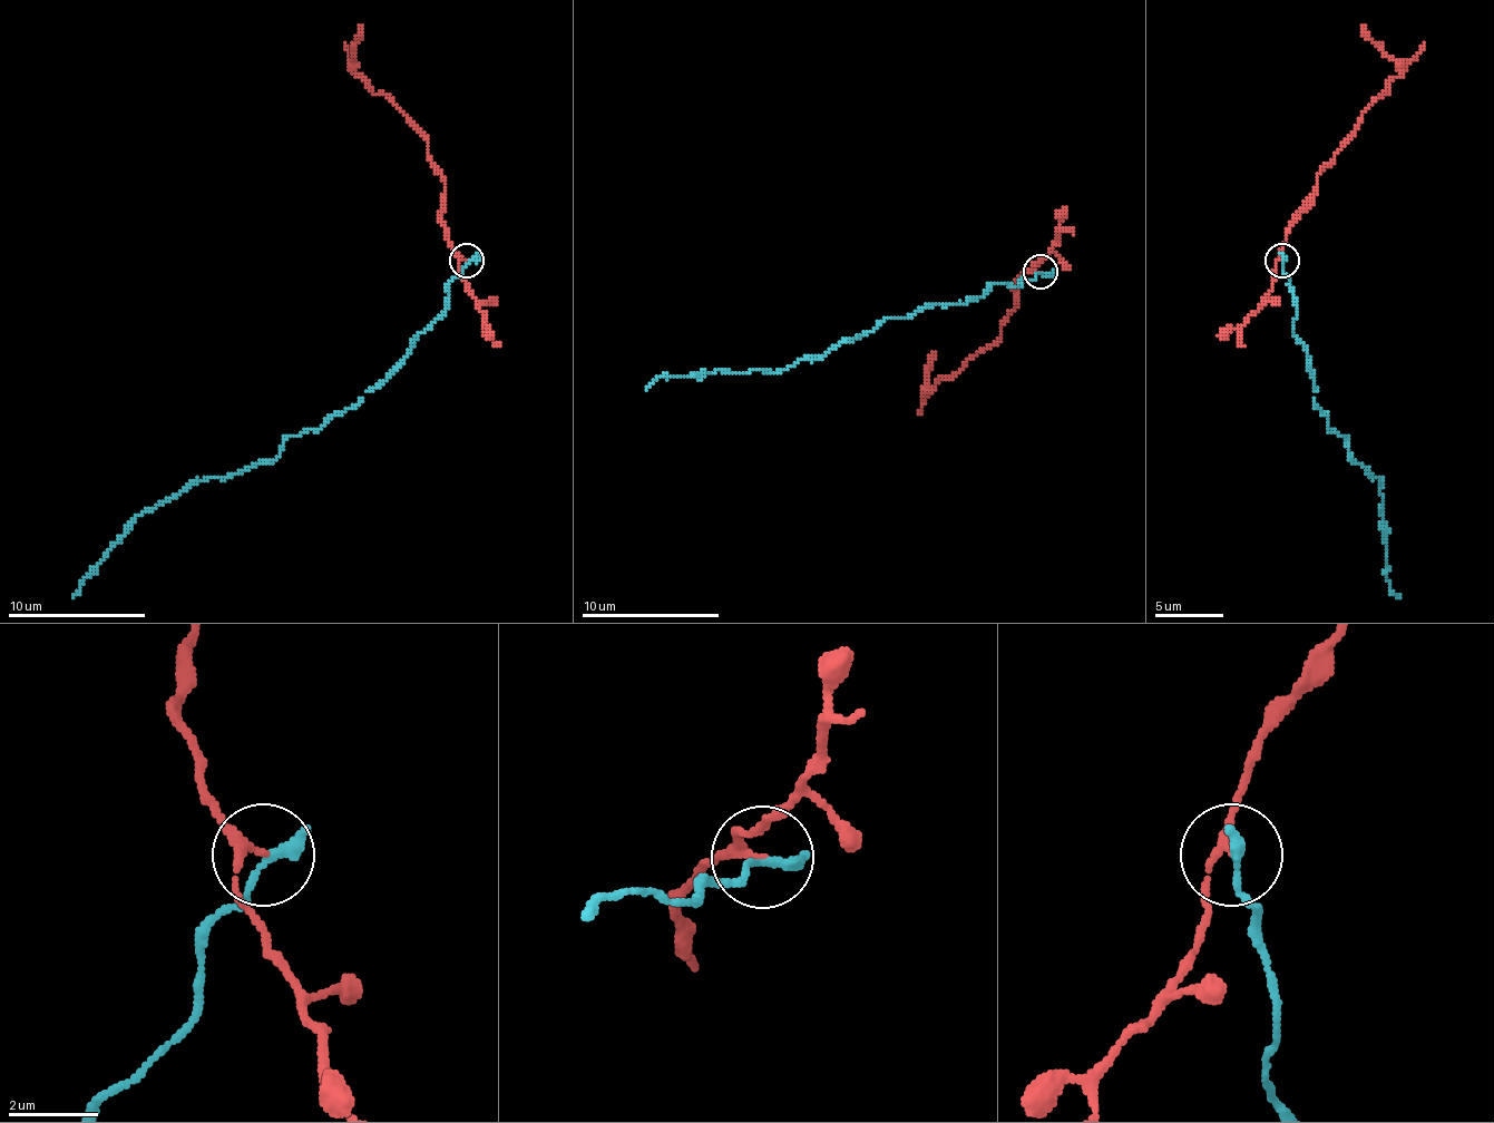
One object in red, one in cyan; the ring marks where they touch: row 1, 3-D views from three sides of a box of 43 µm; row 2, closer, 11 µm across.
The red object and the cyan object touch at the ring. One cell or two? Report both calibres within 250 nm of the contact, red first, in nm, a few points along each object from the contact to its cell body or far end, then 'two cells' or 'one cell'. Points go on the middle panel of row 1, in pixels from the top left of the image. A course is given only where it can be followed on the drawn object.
180/280 nm | red via (1038, 273), (1025, 273), (1015, 283), (1018, 308), (1001, 324), (1001, 334), (928, 390), (928, 362), (936, 352) | cyan via (1042, 273), (890, 318), (821, 355), (763, 372), (660, 377), (646, 390) | two cells

